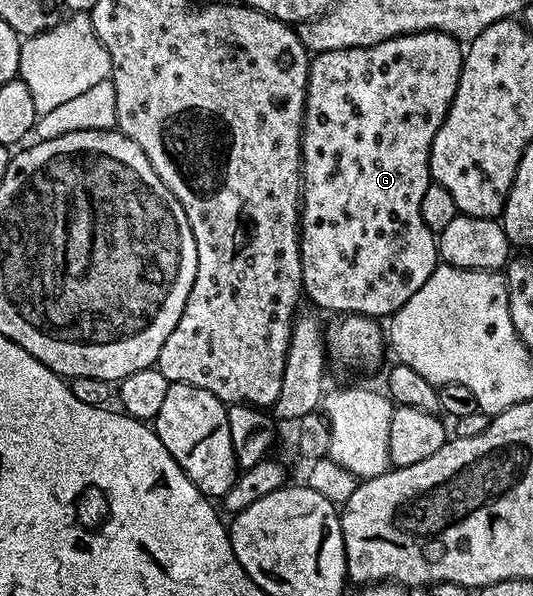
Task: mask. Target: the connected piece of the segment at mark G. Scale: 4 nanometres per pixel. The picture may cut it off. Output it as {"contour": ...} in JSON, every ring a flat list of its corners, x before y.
{"contour":[[413,32,407,36,394,36,367,48,328,50,311,59,306,83,306,111,302,113,302,194,300,197,300,231,298,249,302,251,302,290,318,308,327,308,337,314,357,314,375,318,389,318,428,282,440,263,436,233,426,225,420,214,420,201,430,185,430,151,436,130,444,122,458,89,462,73,464,48,452,36,443,32]]}

